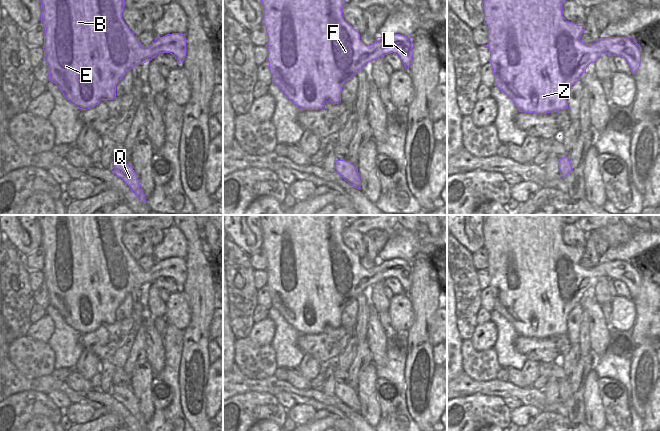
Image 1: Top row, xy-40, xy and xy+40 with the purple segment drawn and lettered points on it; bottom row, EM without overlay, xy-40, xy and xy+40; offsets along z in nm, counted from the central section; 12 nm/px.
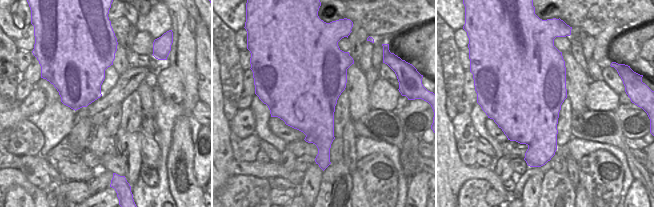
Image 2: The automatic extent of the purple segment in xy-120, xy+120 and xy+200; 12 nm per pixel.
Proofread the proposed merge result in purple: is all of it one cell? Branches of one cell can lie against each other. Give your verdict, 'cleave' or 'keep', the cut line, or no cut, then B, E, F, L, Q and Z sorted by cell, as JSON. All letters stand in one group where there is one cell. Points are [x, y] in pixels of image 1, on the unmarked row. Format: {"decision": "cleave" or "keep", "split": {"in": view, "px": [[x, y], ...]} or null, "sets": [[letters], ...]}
{"decision": "cleave", "split": {"in": "xy+40", "px": [[559, 383], [560, 386]]}, "sets": [["B", "E", "F", "L", "Z"], ["Q"]]}

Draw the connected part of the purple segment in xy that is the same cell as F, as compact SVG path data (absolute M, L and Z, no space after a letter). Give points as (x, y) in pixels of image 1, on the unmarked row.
M260 215L260 220L264 238L262 247L268 259L266 285L269 287L272 307L276 308L299 334L319 334L326 326L339 328L342 311L367 287L387 278L396 278L405 293L410 291L413 278L410 261L401 258L377 261L373 268L365 269L357 254L342 240L342 231L346 226L342 215Z

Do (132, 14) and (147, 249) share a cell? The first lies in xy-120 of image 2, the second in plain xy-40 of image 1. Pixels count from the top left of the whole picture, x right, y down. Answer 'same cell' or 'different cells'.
same cell

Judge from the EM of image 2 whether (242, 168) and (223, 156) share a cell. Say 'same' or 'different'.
different

